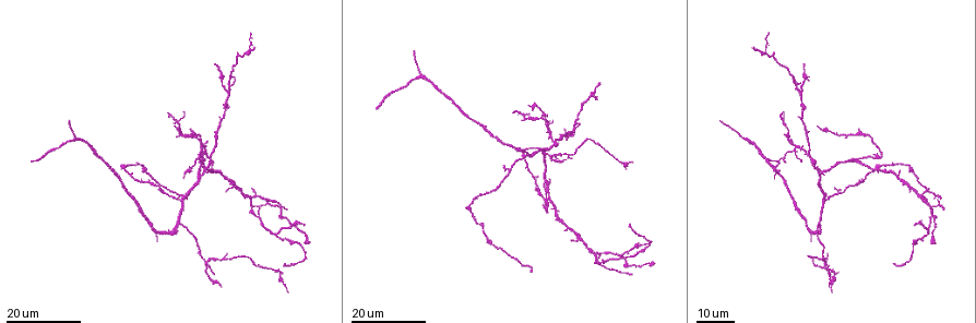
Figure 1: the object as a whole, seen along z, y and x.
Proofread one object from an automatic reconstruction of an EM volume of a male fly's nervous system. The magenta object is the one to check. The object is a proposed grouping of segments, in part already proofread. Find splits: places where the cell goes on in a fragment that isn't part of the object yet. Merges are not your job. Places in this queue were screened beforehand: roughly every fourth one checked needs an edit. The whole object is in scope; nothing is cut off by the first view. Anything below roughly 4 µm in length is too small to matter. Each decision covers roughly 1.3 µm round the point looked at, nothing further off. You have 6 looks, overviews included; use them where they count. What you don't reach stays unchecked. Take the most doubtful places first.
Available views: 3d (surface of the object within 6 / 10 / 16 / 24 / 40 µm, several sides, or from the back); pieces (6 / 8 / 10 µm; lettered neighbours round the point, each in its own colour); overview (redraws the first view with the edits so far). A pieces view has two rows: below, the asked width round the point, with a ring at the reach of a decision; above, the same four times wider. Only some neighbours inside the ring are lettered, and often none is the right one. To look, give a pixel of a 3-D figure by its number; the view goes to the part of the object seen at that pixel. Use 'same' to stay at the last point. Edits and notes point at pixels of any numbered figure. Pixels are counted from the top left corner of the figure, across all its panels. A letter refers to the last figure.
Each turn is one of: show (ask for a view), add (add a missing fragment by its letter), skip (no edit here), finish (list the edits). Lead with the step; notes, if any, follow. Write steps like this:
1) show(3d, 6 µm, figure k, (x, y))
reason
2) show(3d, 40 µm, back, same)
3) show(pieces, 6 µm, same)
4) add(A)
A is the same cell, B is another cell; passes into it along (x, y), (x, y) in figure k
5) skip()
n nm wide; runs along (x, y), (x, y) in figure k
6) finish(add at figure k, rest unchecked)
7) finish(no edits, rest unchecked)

show(3d, 16 µm, figure 1, (375, 108))
end of a long branch

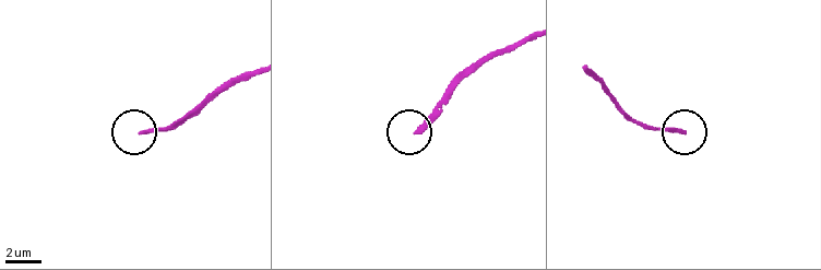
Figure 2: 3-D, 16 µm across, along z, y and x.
show(pieces, 8 µm, figure 2, (142, 133))
see the neighbours

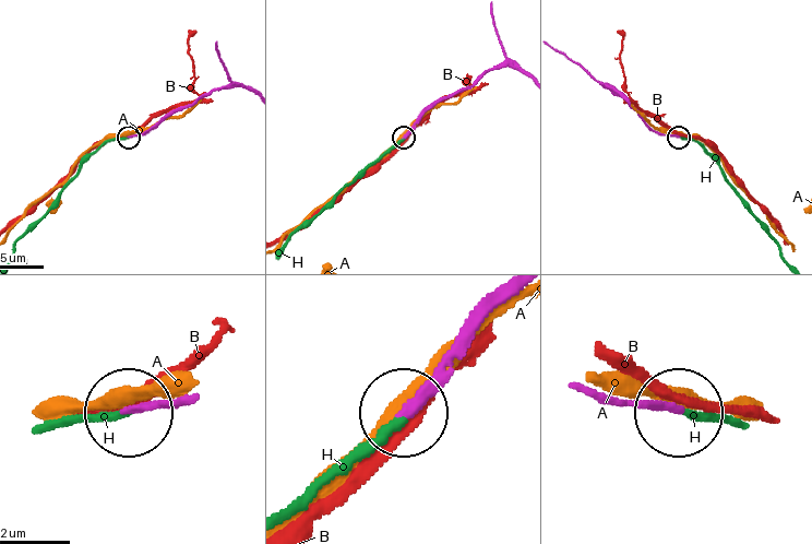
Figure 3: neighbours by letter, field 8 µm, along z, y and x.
add(H)
H is the same cell, A and B are other cells; passes into it along (657, 131), (693, 140), (717, 164), (743, 205), (779, 247) in figure 3; it goes on there

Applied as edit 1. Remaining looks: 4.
show(overview)
see it whole again

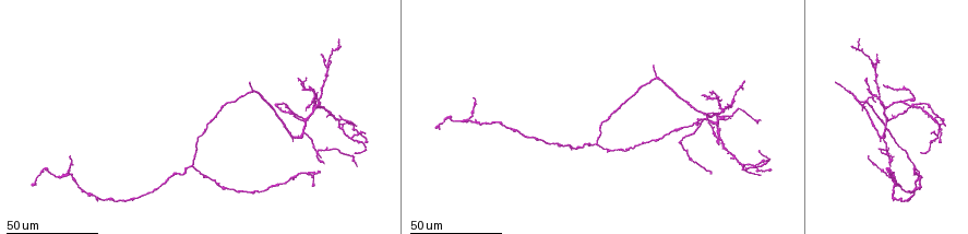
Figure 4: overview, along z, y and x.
show(3d, 24 µm, figure 4, (655, 64))
tapers out

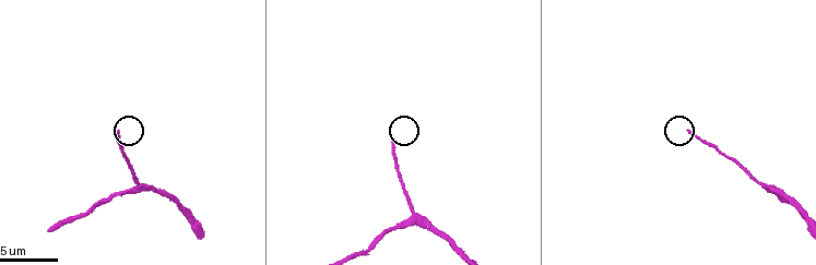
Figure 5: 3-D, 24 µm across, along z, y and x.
show(3d, 10 µm, figure 5, (119, 132))

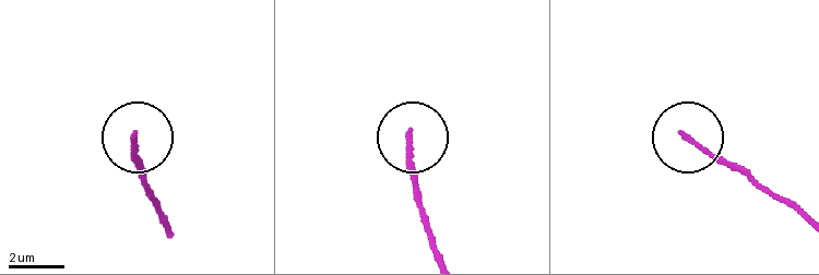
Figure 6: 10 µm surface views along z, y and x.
show(pieces, 8 µm, figure 6, (411, 136))

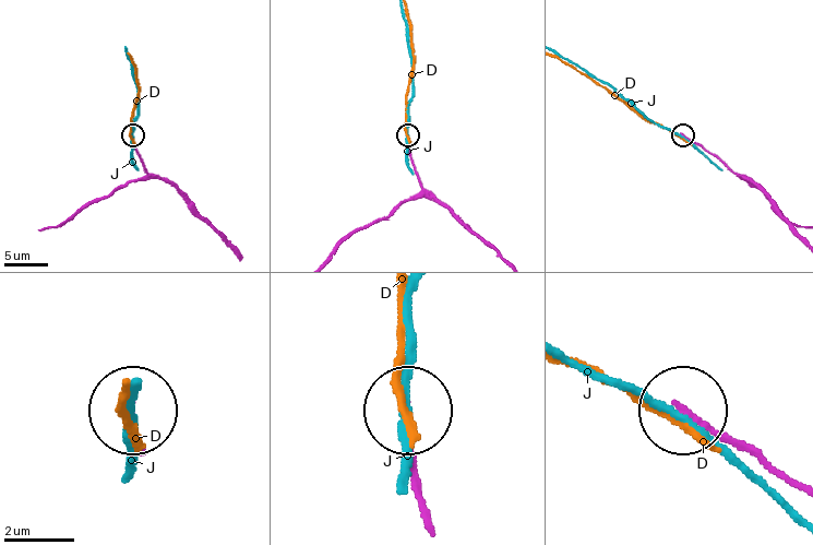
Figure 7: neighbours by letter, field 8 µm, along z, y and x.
skip()
D and J are other cells; runs along (798, 490), (686, 411) in figure 7; no lettered fragment goes on from it

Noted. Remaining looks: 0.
finish(add at figure 3, rest unchecked)

